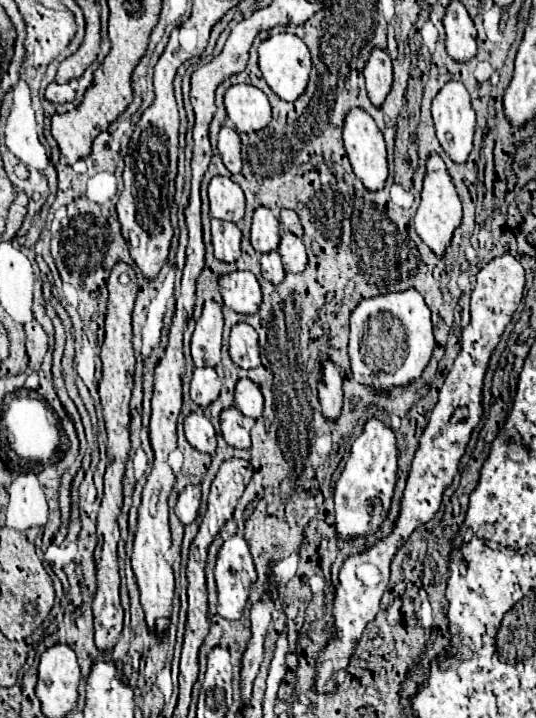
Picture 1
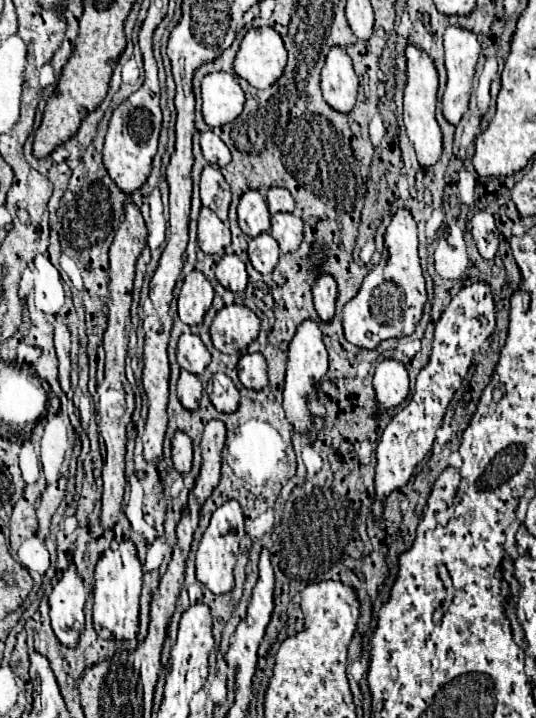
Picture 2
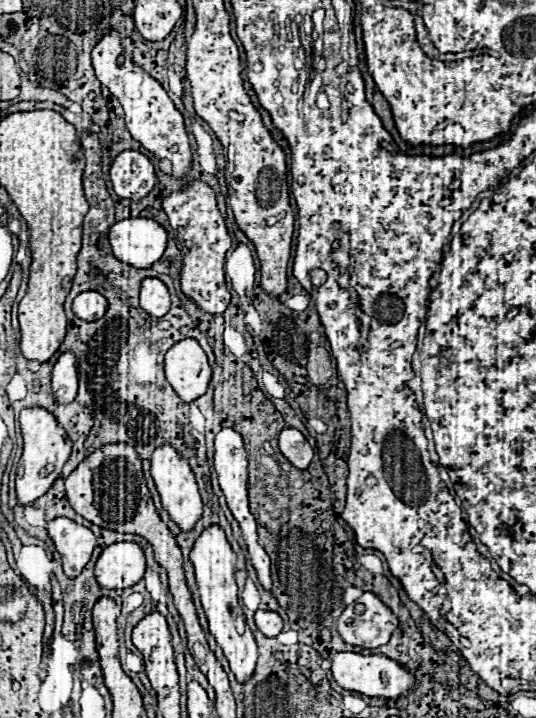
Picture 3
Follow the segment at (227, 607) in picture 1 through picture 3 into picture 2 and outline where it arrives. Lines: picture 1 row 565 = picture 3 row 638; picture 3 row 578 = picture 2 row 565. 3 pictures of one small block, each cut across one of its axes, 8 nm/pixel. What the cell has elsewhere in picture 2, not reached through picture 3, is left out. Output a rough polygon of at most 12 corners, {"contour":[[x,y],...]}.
{"contour":[[222,504],[196,552],[196,578],[212,594],[234,588],[244,516]]}

